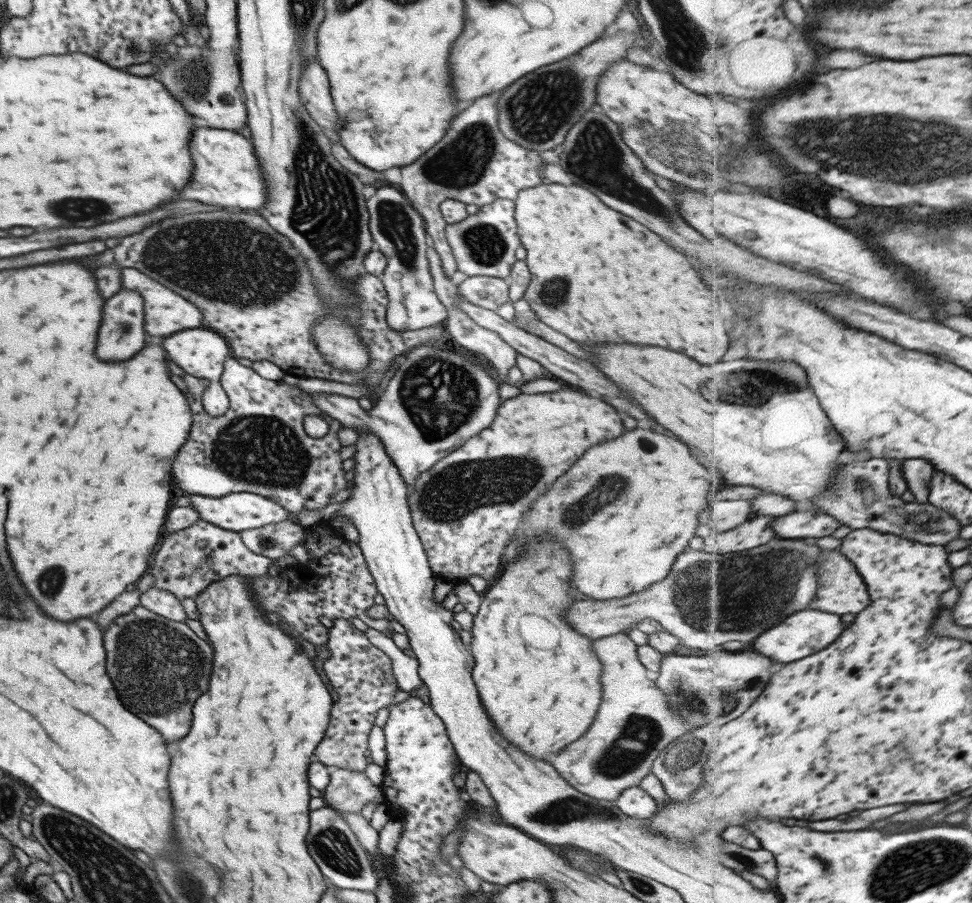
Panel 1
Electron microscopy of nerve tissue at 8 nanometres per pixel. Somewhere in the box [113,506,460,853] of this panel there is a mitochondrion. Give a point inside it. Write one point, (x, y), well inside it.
(207, 560)

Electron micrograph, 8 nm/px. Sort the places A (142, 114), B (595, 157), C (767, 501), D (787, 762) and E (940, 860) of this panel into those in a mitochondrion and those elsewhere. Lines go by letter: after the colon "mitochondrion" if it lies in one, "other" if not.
A: other
B: mitochondrion
C: other
D: other
E: mitochondrion

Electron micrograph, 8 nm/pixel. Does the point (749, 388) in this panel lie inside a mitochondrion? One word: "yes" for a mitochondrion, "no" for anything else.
yes

